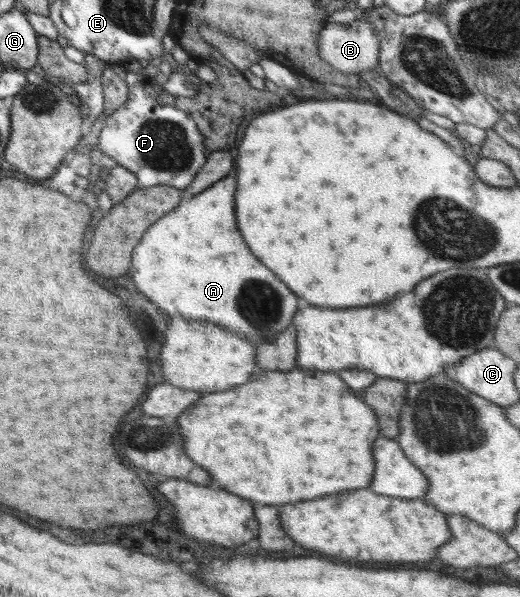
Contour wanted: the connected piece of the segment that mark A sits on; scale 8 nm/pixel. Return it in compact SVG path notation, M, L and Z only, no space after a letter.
M228 175L206 190L183 200L144 232L132 252L130 272L136 288L170 316L184 316L226 327L256 345L276 337L291 324L298 296L272 274L246 246L236 224L236 176Z

